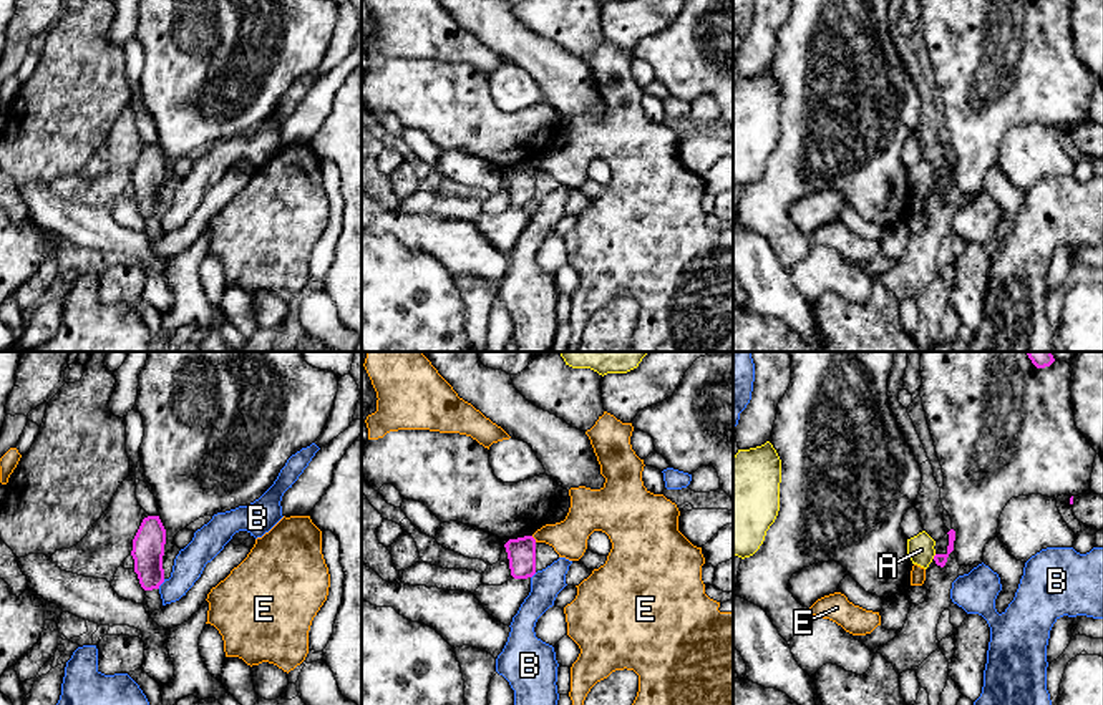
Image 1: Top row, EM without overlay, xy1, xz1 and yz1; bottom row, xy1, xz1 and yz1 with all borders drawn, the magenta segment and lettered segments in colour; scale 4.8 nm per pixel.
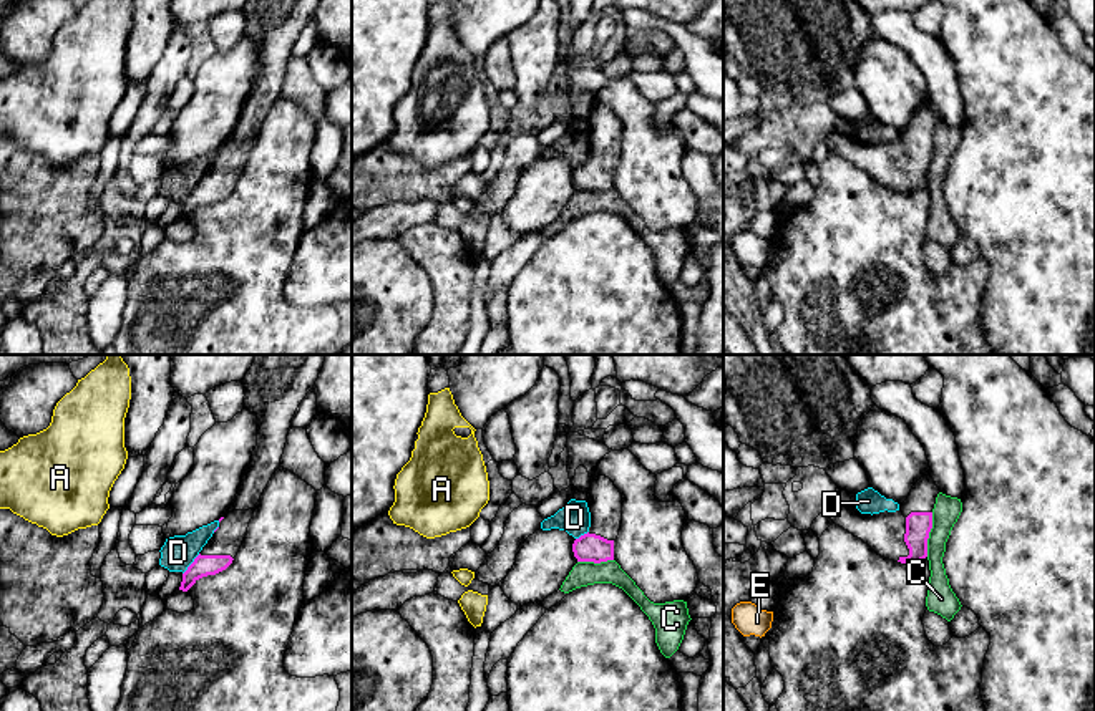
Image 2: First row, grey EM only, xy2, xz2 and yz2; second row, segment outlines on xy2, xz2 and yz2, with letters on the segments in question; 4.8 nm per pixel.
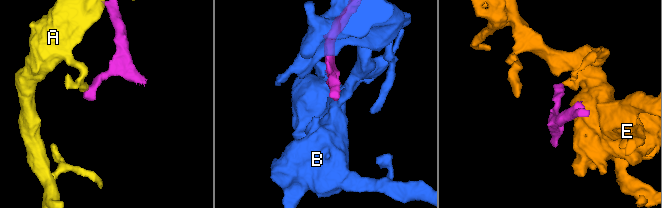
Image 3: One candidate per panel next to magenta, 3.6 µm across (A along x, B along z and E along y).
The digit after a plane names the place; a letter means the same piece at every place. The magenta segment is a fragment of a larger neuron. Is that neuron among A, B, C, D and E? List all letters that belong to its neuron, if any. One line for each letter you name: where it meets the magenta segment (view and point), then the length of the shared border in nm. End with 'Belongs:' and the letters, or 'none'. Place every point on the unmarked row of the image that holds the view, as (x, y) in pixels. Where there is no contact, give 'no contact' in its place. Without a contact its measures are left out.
Belongs: none

